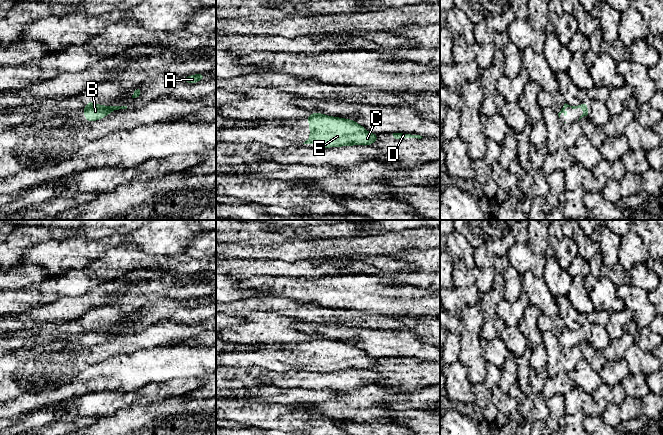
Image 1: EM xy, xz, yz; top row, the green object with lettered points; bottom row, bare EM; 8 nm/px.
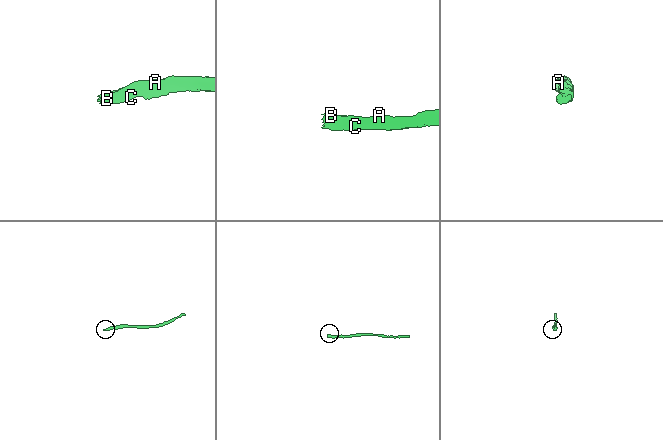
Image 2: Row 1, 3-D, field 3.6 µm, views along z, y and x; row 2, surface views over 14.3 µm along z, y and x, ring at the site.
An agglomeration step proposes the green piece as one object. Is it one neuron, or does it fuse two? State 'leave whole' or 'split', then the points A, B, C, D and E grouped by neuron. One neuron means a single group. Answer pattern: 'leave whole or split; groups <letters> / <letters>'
leave whole; groups A B C D E

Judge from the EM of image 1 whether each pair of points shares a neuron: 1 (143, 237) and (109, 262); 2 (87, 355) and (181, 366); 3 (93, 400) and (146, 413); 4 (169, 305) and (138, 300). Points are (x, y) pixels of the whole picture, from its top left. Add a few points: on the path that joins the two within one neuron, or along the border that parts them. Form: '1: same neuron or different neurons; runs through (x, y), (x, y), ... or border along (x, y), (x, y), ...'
1: different neurons; border along (111, 247), (134, 243), (155, 255)
2: different neurons; border along (132, 352), (110, 356), (104, 361), (88, 368)
3: different neurons; border along (126, 406), (103, 419)
4: different neurons; border along (170, 296), (150, 300), (142, 306), (126, 311)

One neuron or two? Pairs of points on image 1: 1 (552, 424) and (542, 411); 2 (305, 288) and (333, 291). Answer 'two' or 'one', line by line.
1: two
2: one

